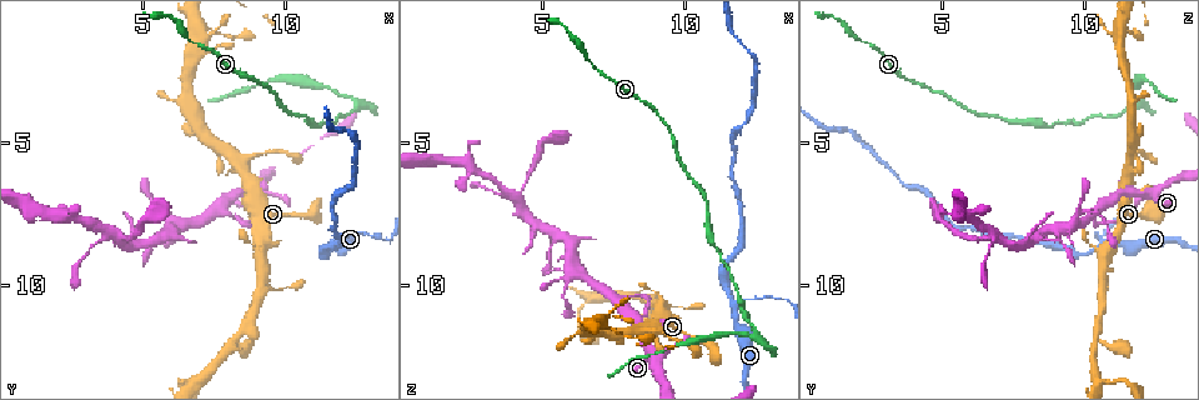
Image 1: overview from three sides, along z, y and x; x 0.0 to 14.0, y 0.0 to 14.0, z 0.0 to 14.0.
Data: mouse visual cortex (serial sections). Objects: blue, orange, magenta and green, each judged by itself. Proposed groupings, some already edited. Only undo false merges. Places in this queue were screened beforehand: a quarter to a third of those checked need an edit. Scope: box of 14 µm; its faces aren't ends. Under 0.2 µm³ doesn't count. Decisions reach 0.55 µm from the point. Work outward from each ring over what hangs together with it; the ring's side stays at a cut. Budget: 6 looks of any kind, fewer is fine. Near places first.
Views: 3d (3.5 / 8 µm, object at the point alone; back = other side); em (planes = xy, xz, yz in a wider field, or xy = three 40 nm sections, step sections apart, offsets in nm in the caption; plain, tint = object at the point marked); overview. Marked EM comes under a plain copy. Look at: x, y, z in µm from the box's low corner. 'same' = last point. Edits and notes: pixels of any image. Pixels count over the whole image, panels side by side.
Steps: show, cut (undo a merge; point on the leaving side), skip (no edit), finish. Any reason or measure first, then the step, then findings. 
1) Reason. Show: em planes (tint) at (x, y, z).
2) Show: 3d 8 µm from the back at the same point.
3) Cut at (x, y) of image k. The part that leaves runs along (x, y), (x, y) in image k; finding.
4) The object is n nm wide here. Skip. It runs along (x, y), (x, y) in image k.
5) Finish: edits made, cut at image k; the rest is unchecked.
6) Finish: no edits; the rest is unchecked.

Abrupt turn. Show: 3d 3.5 µm at (12.5, 3.6, 11.8).

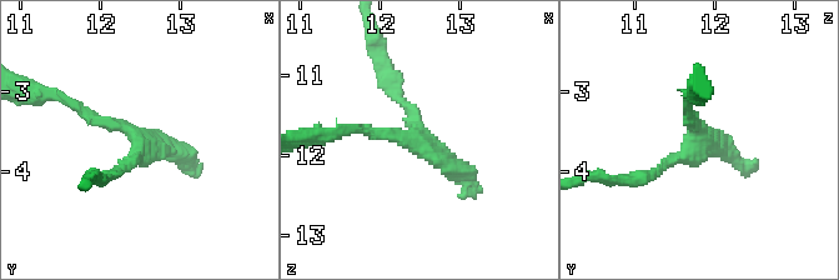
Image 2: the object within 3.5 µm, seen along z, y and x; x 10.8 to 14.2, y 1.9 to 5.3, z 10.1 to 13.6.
Show: em xy step 2 (tint) at (12.50, 3.55, 11.85).

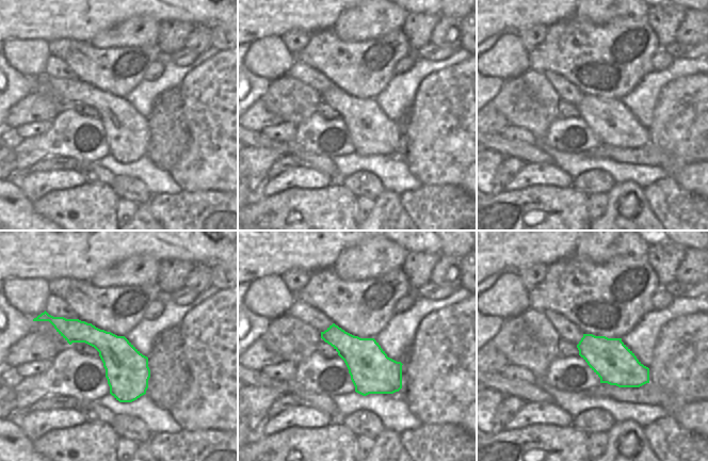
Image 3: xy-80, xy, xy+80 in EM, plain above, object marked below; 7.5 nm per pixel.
Skip. It runs along (643, 176), (701, 138), (688, 99) in image 2; all the same cell.

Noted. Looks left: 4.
Two arms in line, one across. Show: 3d 8 µm from the back at (6.9, 13.4, 10.5).

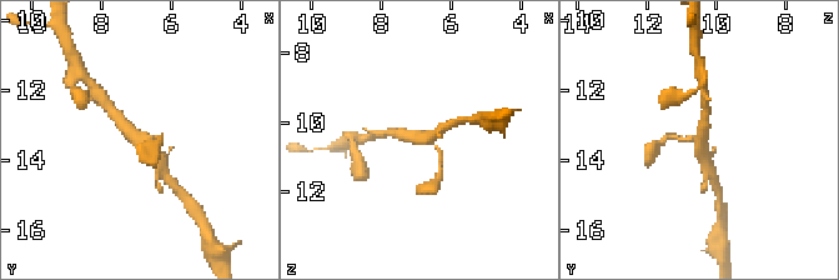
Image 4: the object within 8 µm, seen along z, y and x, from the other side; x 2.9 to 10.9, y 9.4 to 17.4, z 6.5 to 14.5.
Show: 3d 3.5 µm at (6.9, 13.4, 10.4).

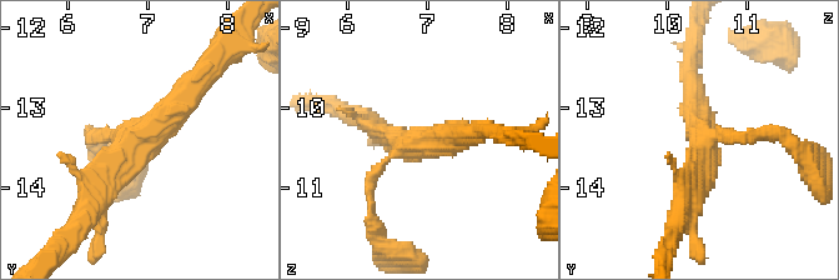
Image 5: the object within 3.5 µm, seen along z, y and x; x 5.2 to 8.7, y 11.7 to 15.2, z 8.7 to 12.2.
Shape alone is not enough. Show: em xy step 3 (tint) at (6.80, 13.35, 10.45).

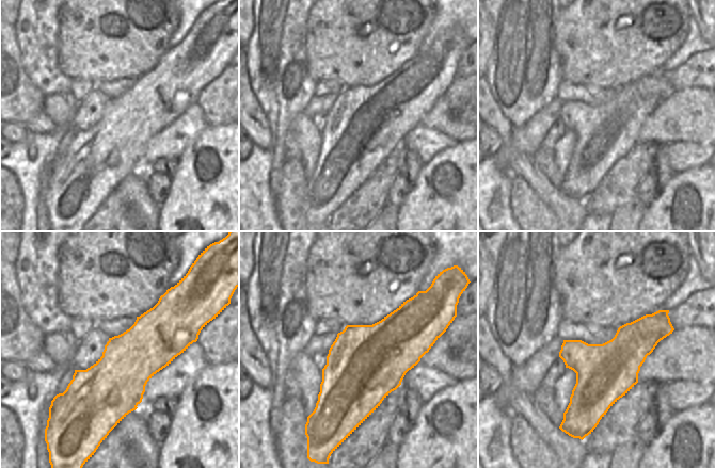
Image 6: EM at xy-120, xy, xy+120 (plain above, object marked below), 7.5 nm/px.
Skip. It runs along (476, 131), (407, 144), (368, 180), (372, 201) in image 5; all the same cell.

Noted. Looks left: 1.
Finish: no edits; the rest is unchecked.

